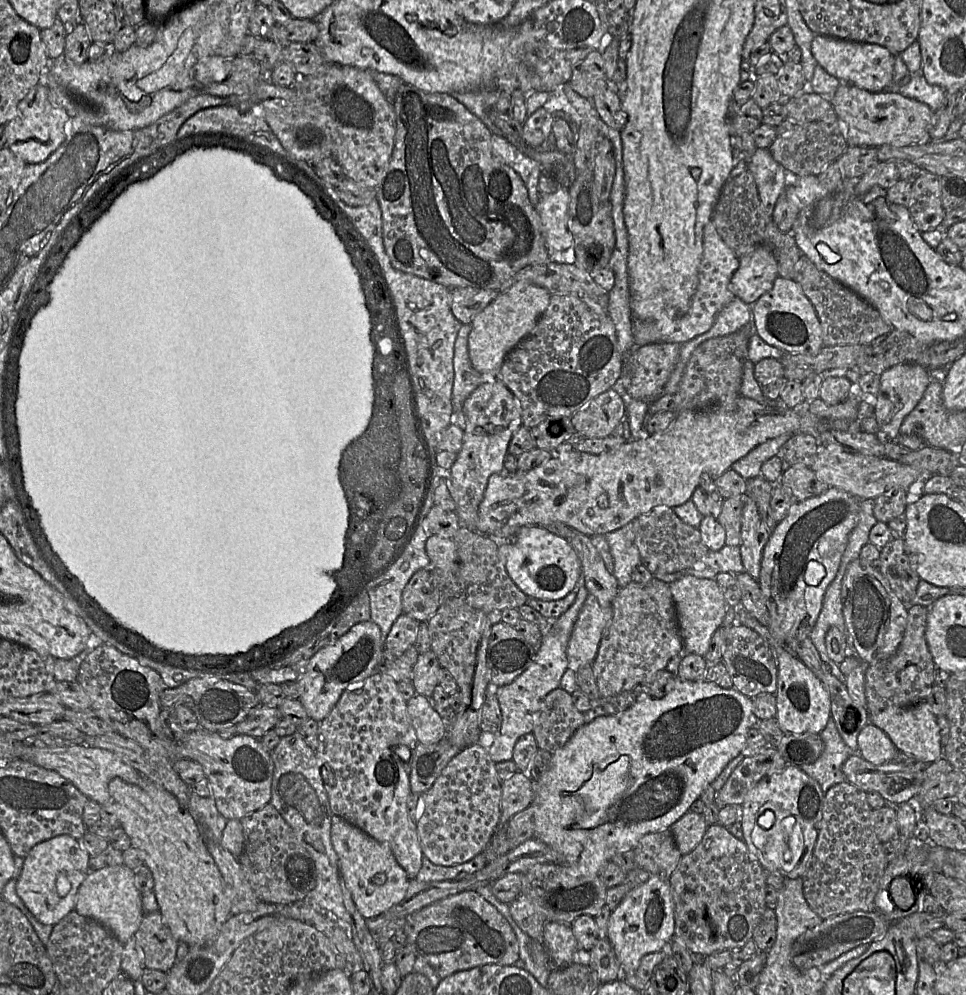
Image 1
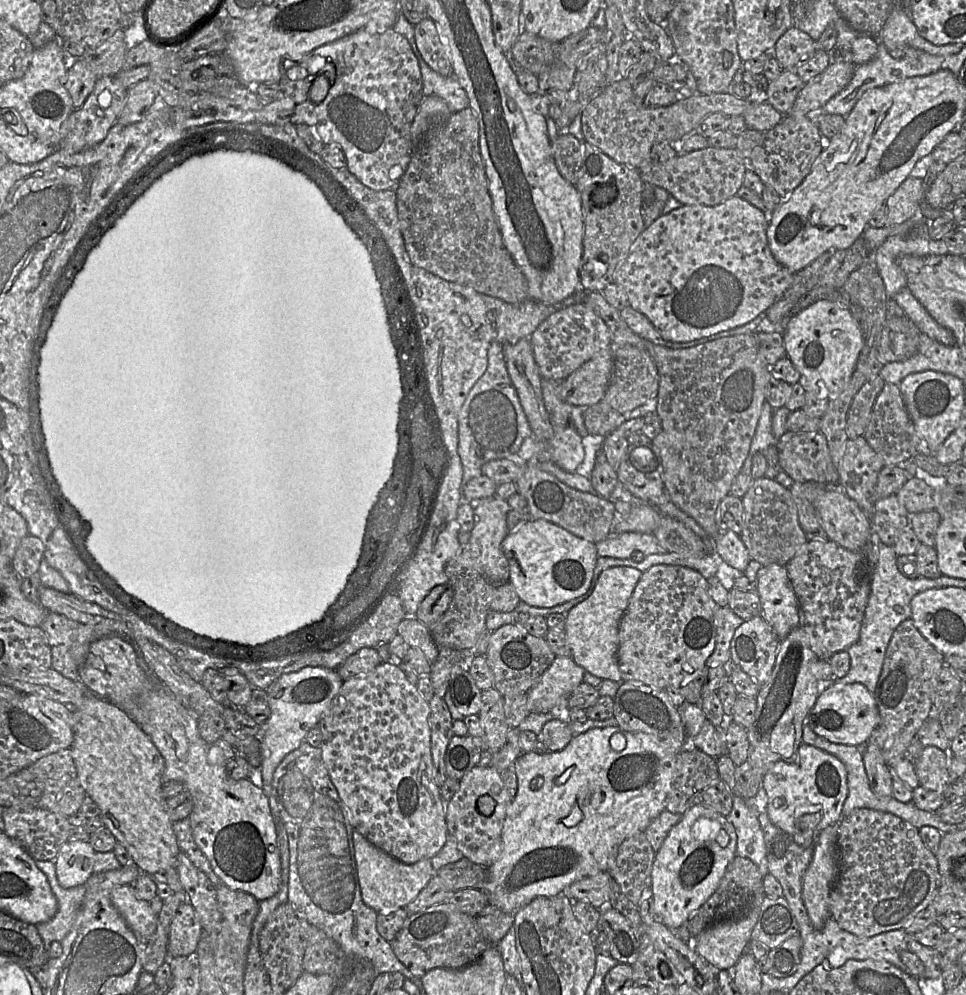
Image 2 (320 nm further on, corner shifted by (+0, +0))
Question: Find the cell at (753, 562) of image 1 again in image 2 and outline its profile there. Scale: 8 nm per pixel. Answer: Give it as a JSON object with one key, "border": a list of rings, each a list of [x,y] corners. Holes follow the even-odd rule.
{"border":[[[786,565],[762,566],[757,572],[756,583],[762,617],[783,639],[801,625],[800,607]]]}

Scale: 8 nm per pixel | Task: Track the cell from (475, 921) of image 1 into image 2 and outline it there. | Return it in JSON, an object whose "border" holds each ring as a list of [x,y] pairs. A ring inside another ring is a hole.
{"border":[[[443,902],[409,915],[391,945],[397,958],[410,972],[422,978],[434,968],[461,969],[475,962],[490,945],[495,944],[484,939],[476,917]]]}

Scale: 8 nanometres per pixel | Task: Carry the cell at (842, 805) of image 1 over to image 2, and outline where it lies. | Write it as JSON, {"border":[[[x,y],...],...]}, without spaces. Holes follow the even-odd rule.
{"border":[[[858,808],[838,823],[837,874],[829,894],[830,916],[843,930],[869,937],[904,927],[934,899],[939,883],[935,854],[919,836],[919,829],[904,819],[883,811]]]}

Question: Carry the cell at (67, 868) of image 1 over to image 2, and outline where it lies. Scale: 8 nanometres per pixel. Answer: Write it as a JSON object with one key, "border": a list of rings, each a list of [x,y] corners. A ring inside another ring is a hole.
{"border":[[[69,839],[65,842],[54,860],[60,886],[85,885],[94,873],[95,854],[89,841]]]}

